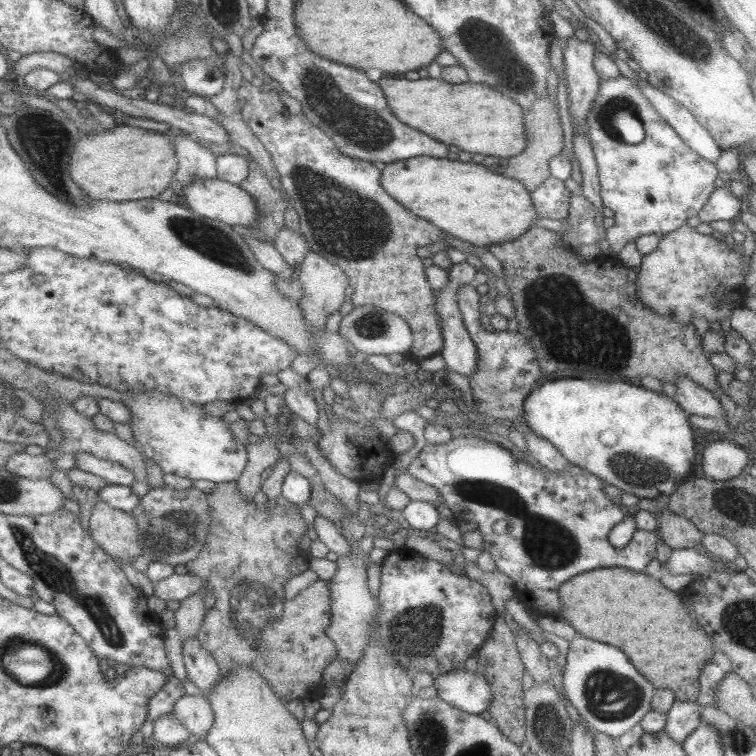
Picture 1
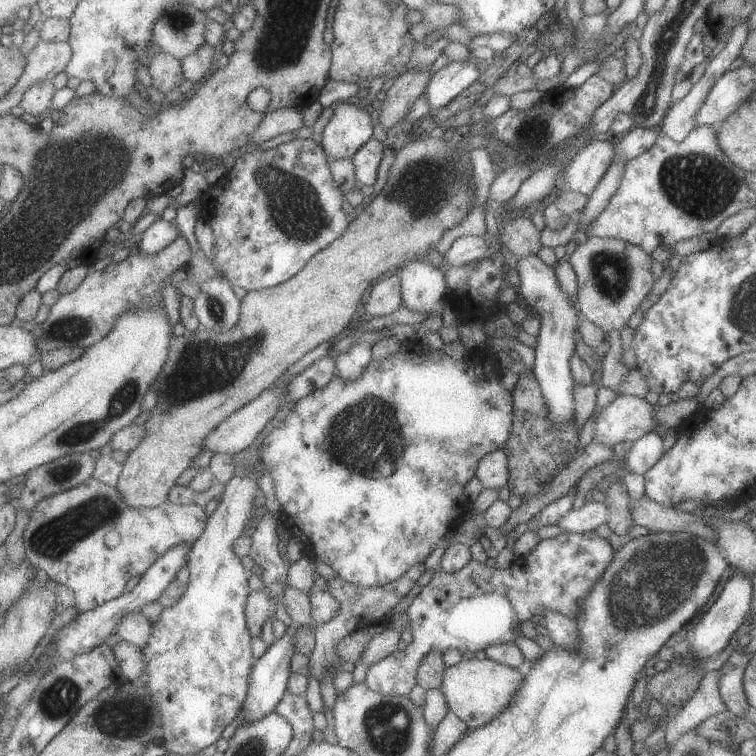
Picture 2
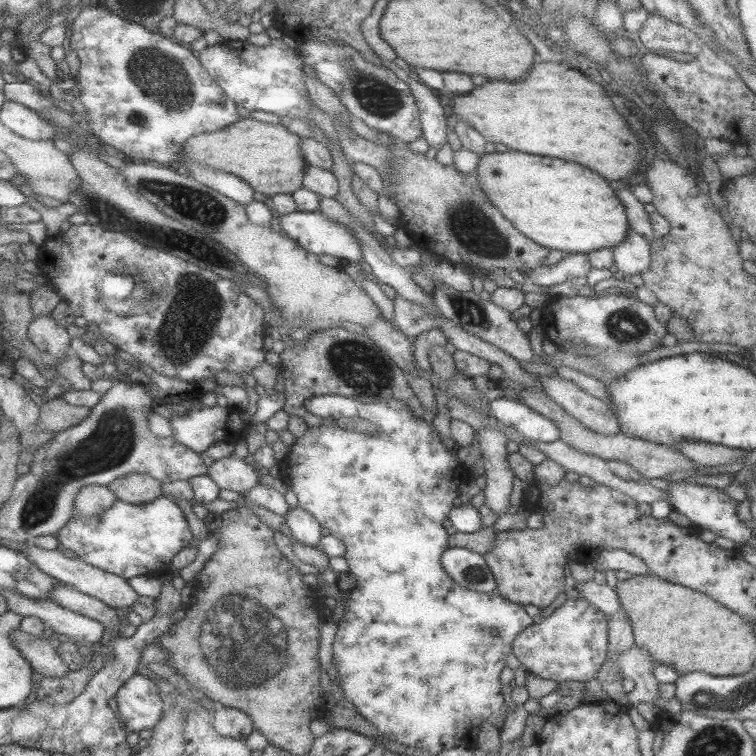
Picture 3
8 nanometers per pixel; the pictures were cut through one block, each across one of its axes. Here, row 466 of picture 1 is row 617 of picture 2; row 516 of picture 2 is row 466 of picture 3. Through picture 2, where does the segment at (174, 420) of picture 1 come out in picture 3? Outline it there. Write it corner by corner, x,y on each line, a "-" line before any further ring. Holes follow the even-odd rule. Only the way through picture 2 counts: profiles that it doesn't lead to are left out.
233,454
228,458
216,460
209,467
210,478
225,490
234,490
244,493
250,488
261,484
261,471
252,461
235,457

